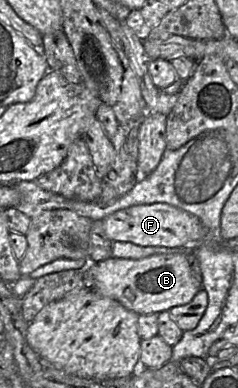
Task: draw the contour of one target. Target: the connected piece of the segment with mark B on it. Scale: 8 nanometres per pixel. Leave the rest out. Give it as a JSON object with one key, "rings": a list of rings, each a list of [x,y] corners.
{"rings":[[[189,252],[157,254],[142,259],[109,258],[90,262],[87,274],[92,290],[112,298],[139,315],[169,311],[189,303],[202,289],[202,282],[194,274]]]}

